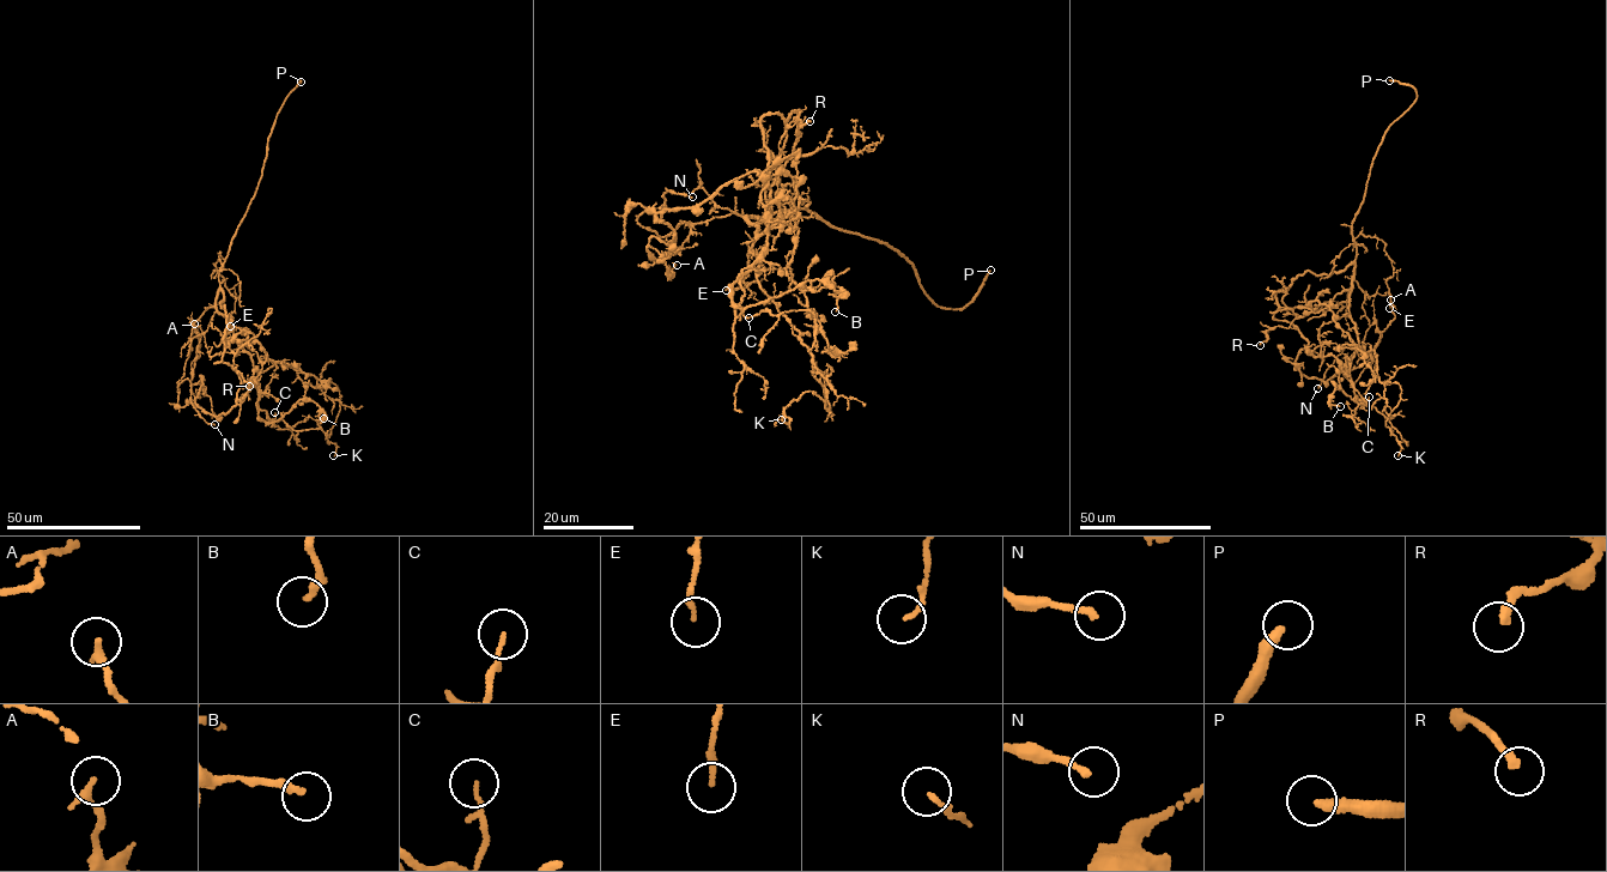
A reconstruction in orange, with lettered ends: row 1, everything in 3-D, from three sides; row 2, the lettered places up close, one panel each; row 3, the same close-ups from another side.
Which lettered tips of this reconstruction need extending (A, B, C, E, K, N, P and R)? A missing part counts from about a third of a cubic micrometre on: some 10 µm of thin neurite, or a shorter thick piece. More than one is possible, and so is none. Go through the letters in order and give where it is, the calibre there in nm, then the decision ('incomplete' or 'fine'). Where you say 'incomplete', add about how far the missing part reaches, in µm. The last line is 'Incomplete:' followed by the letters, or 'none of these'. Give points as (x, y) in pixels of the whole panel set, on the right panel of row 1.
A: place (1390, 300); calibre 240 nm; fine
B: place (1340, 406); calibre 240 nm; fine
C: place (1369, 397); calibre 130 nm; fine
E: place (1389, 308); calibre 160 nm; fine
K: place (1398, 455); calibre 130 nm; fine
N: place (1317, 388); calibre 180 nm; fine
P: place (1389, 80); calibre 320 nm; incomplete; missing 20 µm
R: place (1260, 345); calibre 260 nm; fine
Incomplete: P

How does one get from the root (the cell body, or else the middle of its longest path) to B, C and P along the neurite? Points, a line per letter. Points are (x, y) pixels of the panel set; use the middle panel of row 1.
B: (758, 235), (752, 248), (759, 272), (734, 282), (734, 304), (765, 303), (816, 279), (847, 294), (835, 312)
C: (758, 235), (752, 248), (759, 272), (753, 268), (739, 280), (744, 292), (739, 306), (749, 318)
P: (758, 235), (746, 217), (806, 209), (836, 228), (897, 249), (926, 294), (951, 309), (972, 300), (990, 270)

